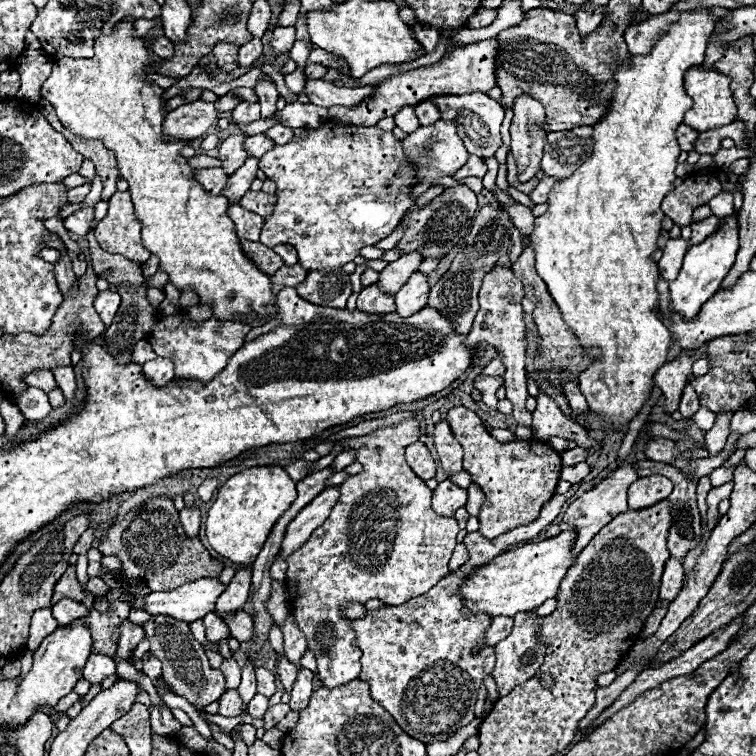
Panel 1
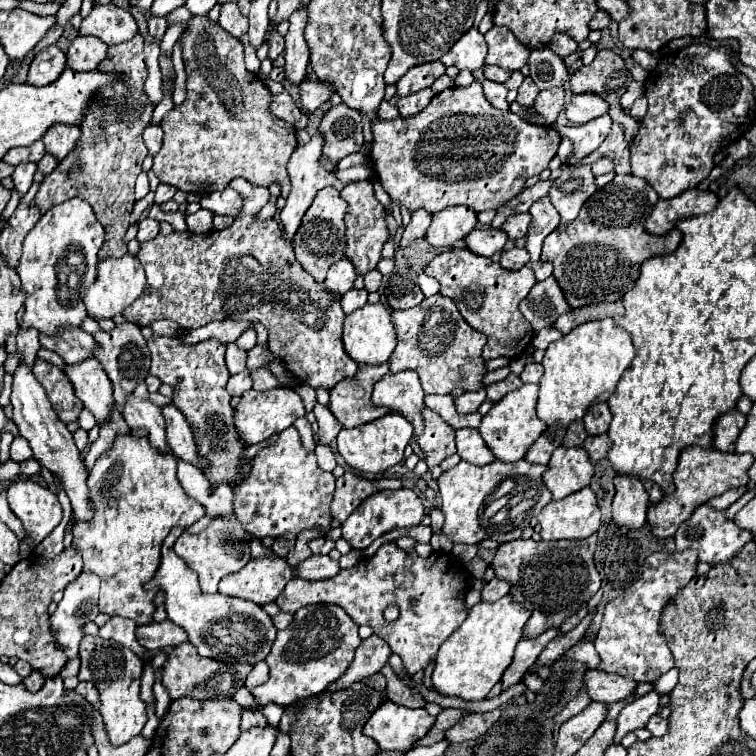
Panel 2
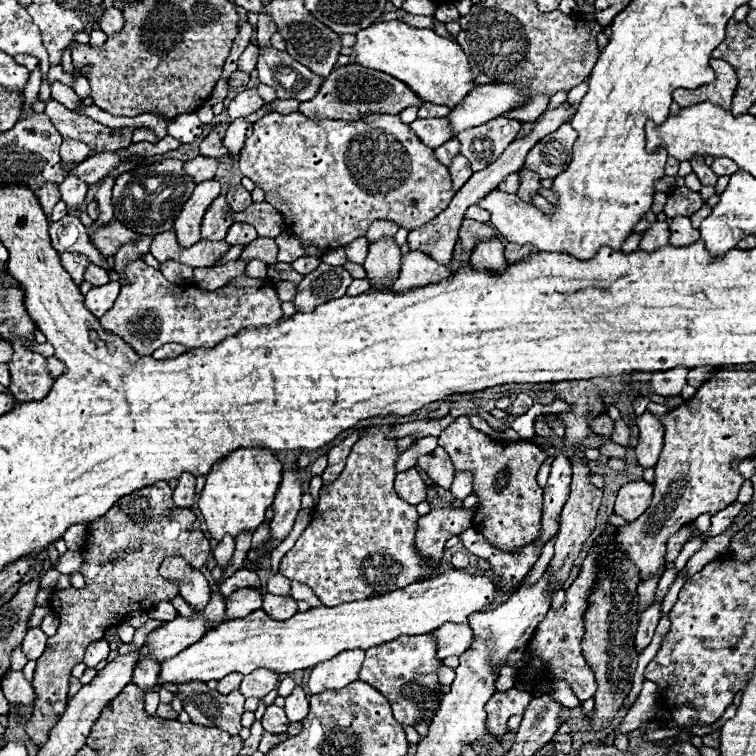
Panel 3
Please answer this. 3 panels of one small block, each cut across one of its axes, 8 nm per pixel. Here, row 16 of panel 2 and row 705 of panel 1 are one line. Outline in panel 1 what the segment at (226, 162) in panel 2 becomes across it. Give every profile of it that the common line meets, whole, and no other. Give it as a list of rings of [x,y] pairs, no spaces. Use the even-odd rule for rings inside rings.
[[[152,616],[152,620],[144,624],[144,632],[150,638],[150,652],[162,662],[162,678],[174,694],[186,698],[196,708],[204,708],[224,694],[224,674],[208,664],[202,644],[192,638],[186,622],[168,616]]]

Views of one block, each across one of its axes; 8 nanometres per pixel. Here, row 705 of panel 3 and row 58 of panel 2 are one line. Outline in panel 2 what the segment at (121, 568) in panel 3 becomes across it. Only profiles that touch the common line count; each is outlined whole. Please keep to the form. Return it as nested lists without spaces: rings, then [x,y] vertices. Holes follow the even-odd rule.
[[[48,46],[34,56],[28,72],[28,84],[44,86],[54,82],[66,68],[66,54],[58,46]]]

